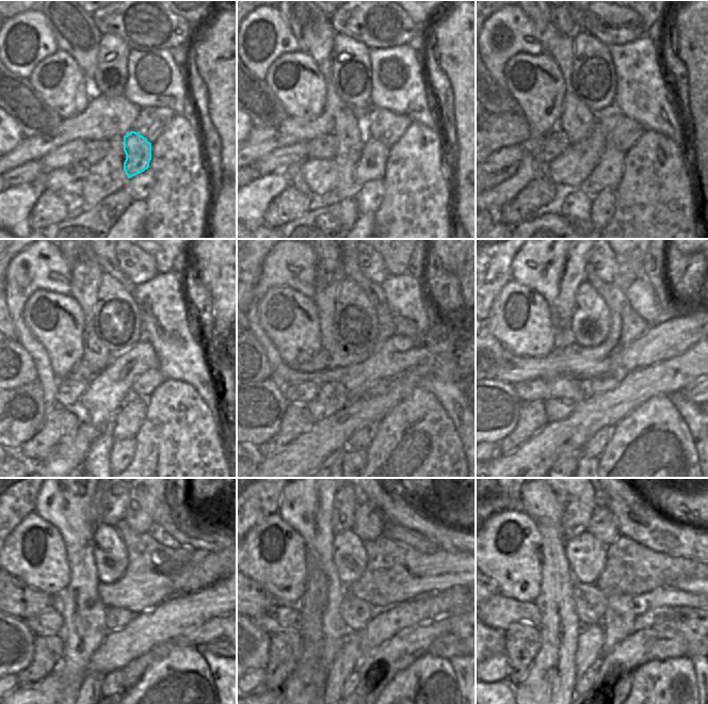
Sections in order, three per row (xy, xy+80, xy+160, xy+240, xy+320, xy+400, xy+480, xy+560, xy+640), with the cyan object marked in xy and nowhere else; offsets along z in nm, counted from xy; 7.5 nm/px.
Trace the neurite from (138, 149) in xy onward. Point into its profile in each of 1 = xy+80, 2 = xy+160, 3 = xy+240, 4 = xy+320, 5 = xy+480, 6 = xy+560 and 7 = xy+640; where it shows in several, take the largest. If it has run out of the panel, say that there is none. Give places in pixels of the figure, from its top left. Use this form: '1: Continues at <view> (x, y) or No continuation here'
1: Continues at xy+80 (371, 165)
2: Continues at xy+160 (608, 173)
3: Continues at xy+240 (127, 421)
4: Continues at xy+320 (361, 438)
5: Continues at xy+480 (112, 687)
6: Continues at xy+560 (350, 685)
7: Continues at xy+640 (584, 684).

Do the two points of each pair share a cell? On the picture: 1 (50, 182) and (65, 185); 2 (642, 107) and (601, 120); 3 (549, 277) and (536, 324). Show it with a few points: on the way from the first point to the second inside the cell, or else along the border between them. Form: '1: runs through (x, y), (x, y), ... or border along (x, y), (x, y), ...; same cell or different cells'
1: runs through (53, 182), (62, 182); same cell
2: border along (614, 107), (623, 115); different cells
3: border along (523, 285), (531, 287), (547, 303), (552, 322); different cells

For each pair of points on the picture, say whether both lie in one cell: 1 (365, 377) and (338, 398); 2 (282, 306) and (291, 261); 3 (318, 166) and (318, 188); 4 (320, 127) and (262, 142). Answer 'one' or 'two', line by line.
1: two
2: two
3: one
4: one

